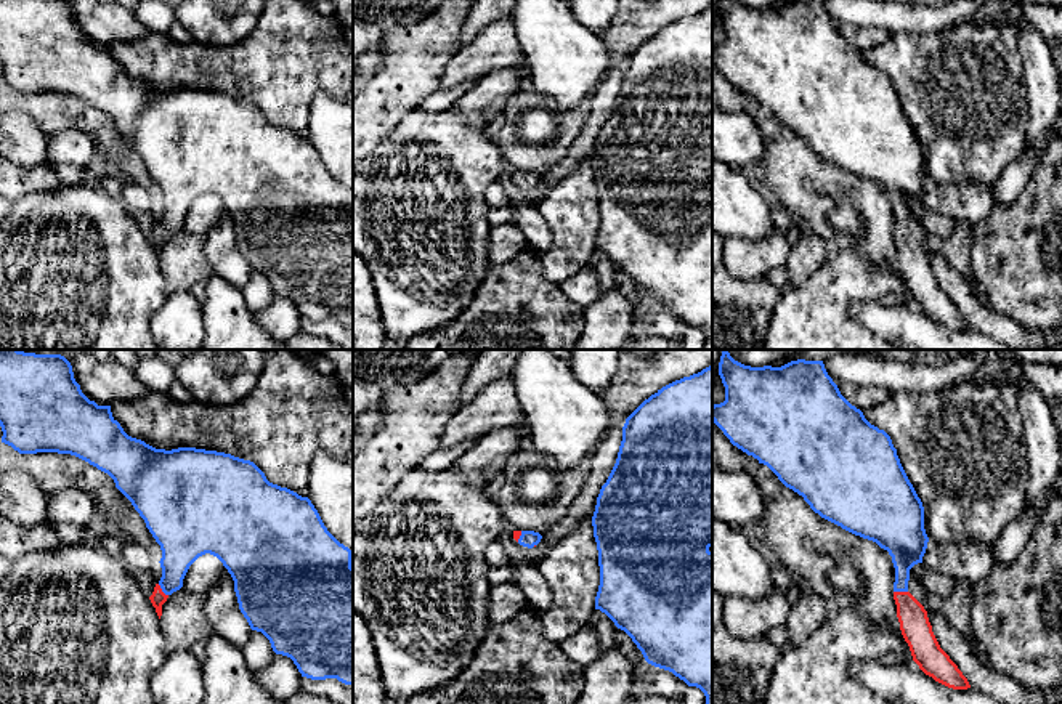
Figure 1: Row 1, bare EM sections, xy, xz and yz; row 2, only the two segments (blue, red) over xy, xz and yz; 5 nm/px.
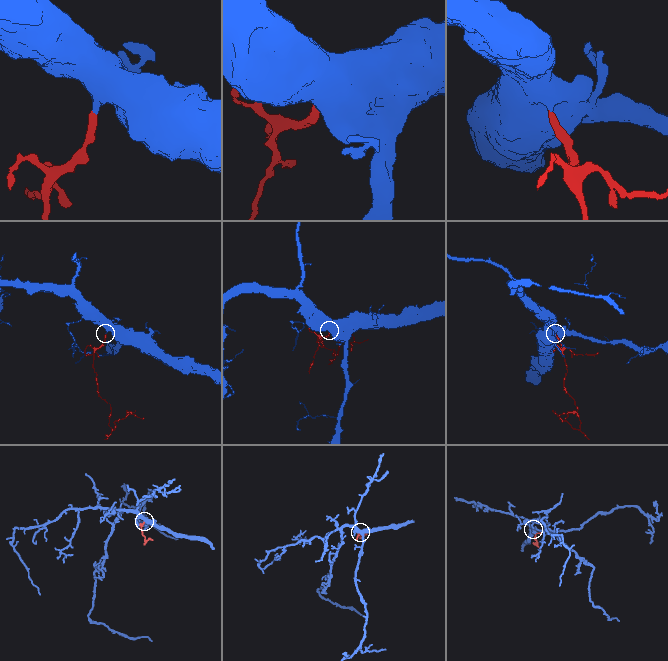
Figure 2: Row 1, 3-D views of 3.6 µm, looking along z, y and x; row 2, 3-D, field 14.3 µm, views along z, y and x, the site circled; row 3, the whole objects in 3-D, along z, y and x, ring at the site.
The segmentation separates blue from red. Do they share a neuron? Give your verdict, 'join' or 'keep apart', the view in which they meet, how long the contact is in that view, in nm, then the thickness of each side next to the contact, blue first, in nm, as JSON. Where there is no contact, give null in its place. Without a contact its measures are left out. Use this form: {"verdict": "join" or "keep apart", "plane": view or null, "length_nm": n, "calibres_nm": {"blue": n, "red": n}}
{"verdict": "join", "plane": "yz", "length_nm": 70, "calibres_nm": {"blue": 200, "red": 150}}

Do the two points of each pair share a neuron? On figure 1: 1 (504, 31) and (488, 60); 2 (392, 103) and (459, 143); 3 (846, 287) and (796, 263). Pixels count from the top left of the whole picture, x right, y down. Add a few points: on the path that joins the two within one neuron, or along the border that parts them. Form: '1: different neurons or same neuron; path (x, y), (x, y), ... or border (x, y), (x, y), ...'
1: same neuron; path (499, 37), (490, 53)
2: different neurons; border (417, 108), (411, 109), (382, 140)
3: different neurons; border (823, 260), (799, 286), (788, 289)

